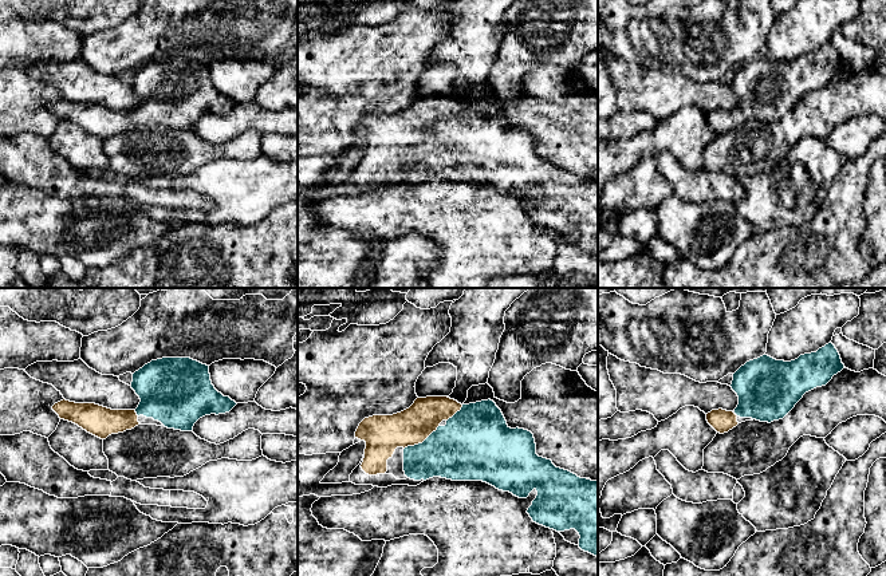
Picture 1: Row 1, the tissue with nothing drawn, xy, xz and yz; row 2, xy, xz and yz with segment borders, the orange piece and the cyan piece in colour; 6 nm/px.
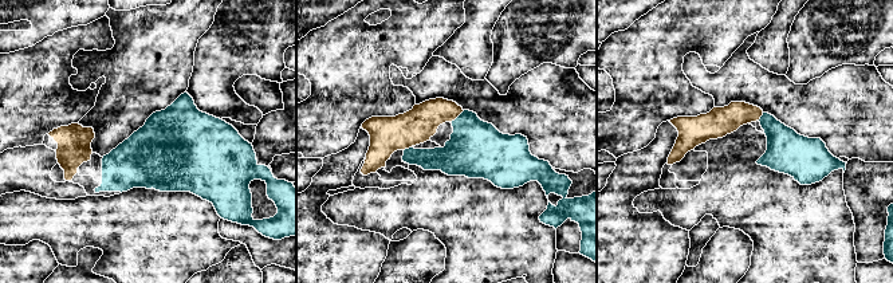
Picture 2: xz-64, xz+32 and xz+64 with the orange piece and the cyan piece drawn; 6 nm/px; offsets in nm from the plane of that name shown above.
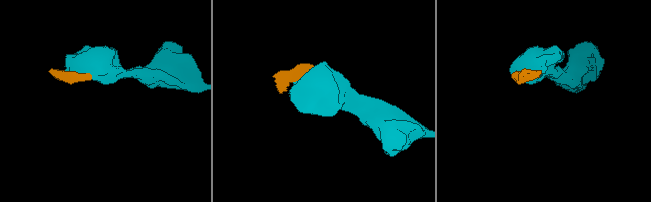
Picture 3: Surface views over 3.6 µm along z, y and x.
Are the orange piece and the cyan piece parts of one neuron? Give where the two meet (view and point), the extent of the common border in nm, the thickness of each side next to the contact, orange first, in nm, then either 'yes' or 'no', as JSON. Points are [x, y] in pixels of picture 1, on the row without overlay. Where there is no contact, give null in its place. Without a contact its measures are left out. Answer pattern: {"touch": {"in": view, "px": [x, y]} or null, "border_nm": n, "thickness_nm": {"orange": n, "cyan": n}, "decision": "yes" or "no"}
{"touch": {"in": "xz", "px": [421, 142]}, "border_nm": 260, "thickness_nm": {"orange": 220, "cyan": 360}, "decision": "yes"}

